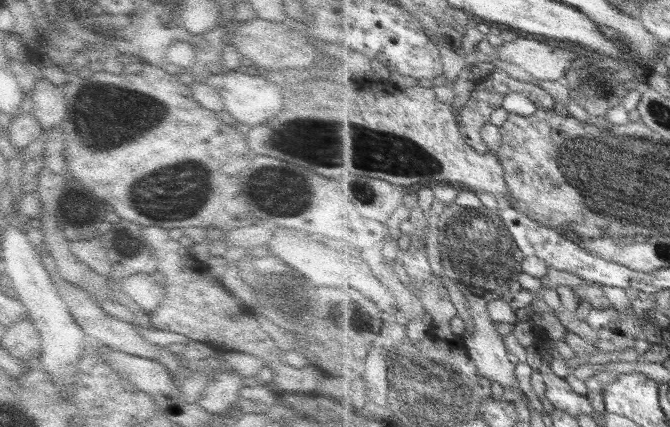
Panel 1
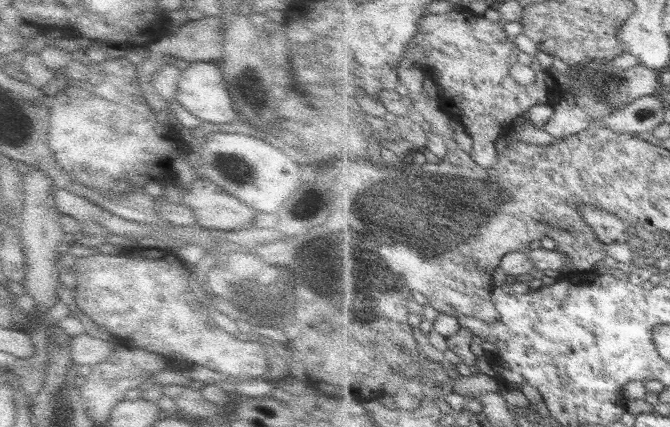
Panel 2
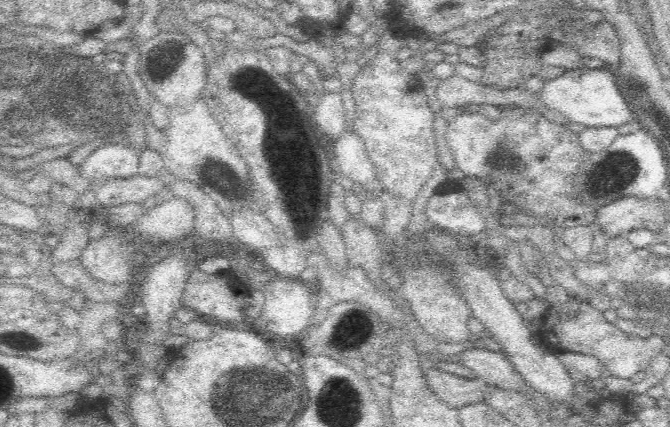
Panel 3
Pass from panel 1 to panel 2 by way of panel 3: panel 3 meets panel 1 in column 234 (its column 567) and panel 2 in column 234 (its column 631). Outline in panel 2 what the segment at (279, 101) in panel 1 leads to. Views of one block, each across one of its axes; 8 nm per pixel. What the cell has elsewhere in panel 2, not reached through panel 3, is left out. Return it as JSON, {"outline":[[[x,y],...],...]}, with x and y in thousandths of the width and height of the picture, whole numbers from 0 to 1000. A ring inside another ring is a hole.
{"outline":[[[285,145],[279,159],[272,162],[266,185],[261,234],[287,272],[319,293],[339,290],[351,276],[357,276],[351,253],[348,253],[345,220],[339,215],[339,199],[327,159],[327,145]]]}

